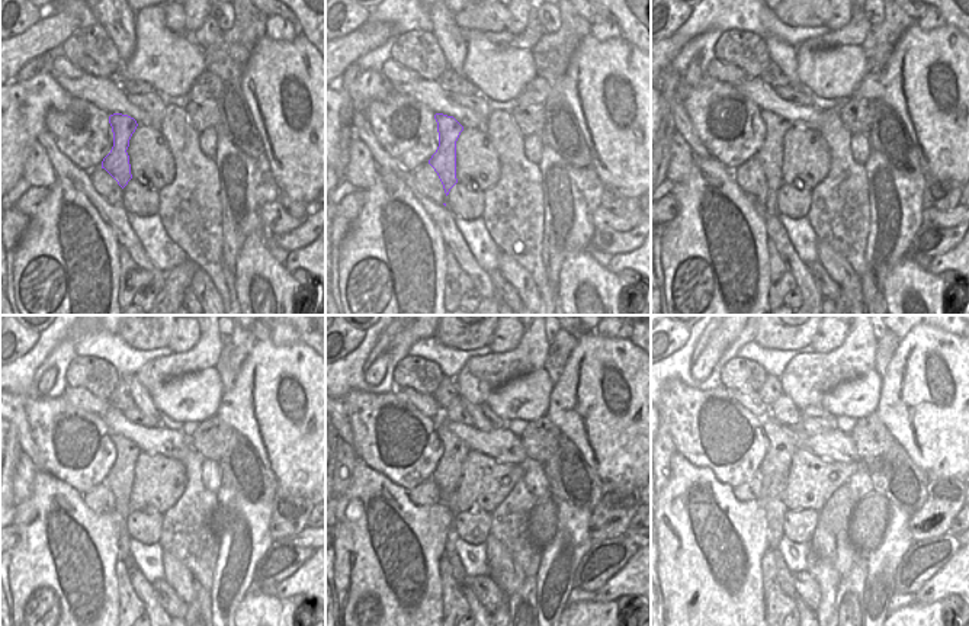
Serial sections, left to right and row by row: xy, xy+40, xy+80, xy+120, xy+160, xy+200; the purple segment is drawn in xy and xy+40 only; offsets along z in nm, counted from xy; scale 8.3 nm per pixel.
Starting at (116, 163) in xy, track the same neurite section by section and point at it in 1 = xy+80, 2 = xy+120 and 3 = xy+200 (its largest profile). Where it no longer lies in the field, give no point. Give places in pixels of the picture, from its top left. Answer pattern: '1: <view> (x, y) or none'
1: xy+80 (770, 156)
2: xy+120 (119, 480)
3: xy+200 (783, 442)

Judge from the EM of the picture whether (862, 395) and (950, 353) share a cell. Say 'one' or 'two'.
two

